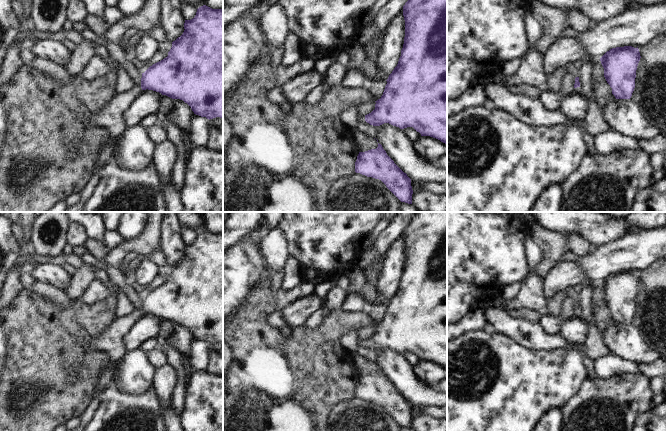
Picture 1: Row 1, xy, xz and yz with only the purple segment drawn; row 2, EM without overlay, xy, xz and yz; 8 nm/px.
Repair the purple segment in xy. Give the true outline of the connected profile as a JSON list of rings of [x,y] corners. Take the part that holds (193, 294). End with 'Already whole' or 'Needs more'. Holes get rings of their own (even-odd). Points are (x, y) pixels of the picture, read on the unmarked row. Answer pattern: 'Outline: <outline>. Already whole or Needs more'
Outline: [[[203,229],[191,244],[185,244],[184,256],[175,265],[163,284],[142,297],[141,308],[118,315],[98,336],[84,345],[86,350],[103,350],[117,362],[127,351],[124,335],[143,314],[153,314],[172,323],[187,327],[194,338],[207,343],[223,342],[223,232],[212,233]]]. Needs more.

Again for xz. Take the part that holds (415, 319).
Outline: [[[415,212],[403,230],[405,261],[397,290],[389,299],[383,319],[375,333],[367,338],[357,337],[357,345],[380,350],[389,347],[404,353],[413,351],[421,360],[430,360],[447,368],[447,212]]]. Needs more.

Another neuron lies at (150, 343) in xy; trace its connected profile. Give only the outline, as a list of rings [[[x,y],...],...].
[[[156,337],[148,338],[142,342],[140,345],[139,349],[142,350],[143,352],[147,353],[149,350],[153,348],[159,347],[160,344],[157,341]]]

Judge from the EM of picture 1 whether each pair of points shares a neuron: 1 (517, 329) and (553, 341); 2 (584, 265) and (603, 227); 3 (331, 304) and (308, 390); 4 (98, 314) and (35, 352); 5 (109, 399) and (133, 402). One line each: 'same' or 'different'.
1: same
2: different
3: different
4: same
5: same

